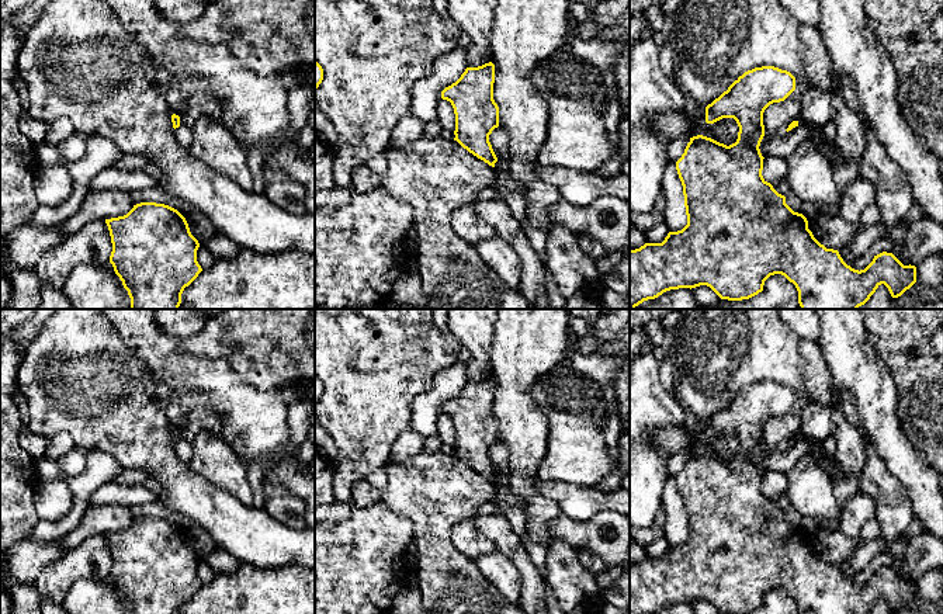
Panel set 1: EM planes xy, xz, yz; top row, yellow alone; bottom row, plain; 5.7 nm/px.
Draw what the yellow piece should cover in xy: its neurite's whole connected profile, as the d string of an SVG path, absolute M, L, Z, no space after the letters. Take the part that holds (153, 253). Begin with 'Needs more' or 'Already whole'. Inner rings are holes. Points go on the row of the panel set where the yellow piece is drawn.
Already whole. M141 202L124 216L105 219L112 252L110 263L131 298L131 309L178 309L181 294L202 271L197 261L198 240L174 208Z

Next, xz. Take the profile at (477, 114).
Already whole. M495 65L467 67L461 77L441 91L455 114L454 141L495 167L497 157L489 135L499 126L499 107L493 100Z

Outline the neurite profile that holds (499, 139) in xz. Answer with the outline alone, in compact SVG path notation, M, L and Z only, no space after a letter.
M497 126L492 131L489 142L497 160L509 156L509 135L503 126Z

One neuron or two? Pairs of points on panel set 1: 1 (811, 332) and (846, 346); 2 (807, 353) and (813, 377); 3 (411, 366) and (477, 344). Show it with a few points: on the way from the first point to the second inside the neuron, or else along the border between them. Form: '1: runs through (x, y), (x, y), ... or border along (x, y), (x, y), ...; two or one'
1: border along (821, 323), (821, 336), (817, 342); two
2: runs through (813, 358), (813, 371); one
3: border along (449, 330), (461, 346); two

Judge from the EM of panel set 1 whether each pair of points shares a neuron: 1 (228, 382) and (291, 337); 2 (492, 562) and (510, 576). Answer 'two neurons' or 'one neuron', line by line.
1: two neurons
2: one neuron

